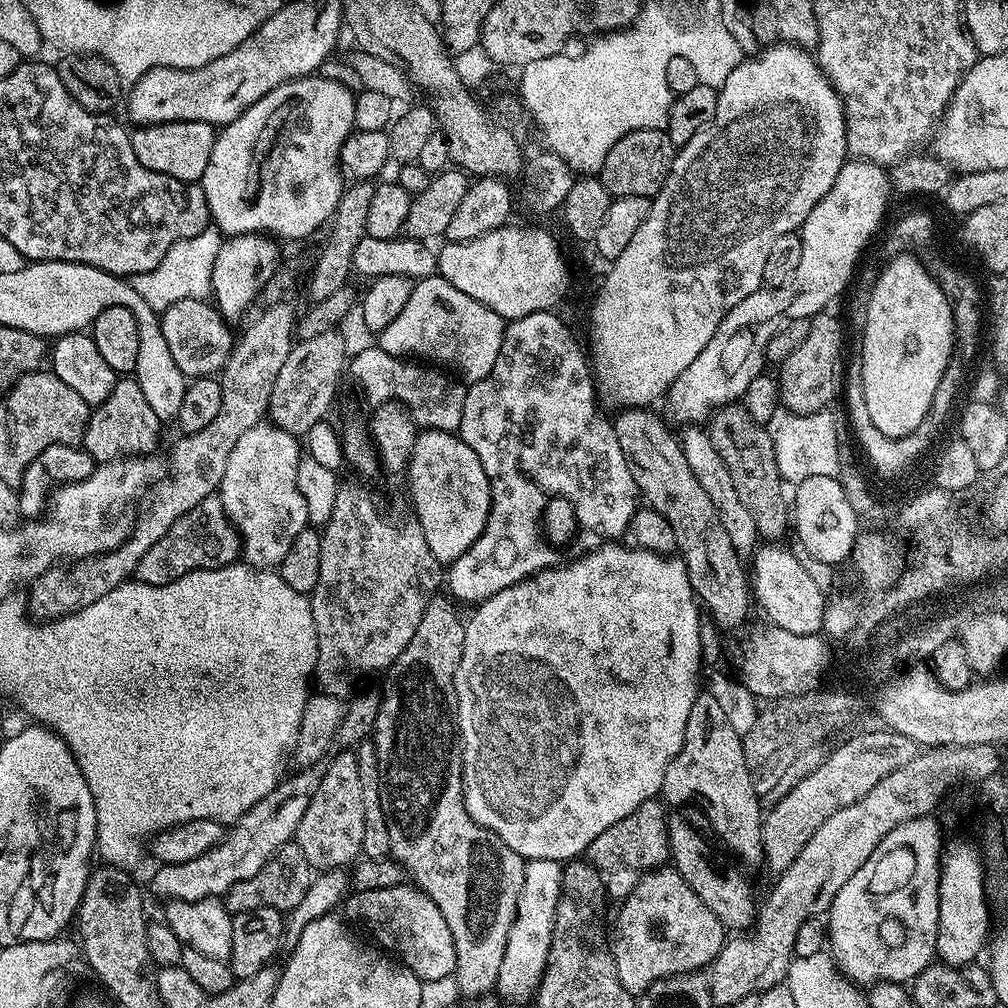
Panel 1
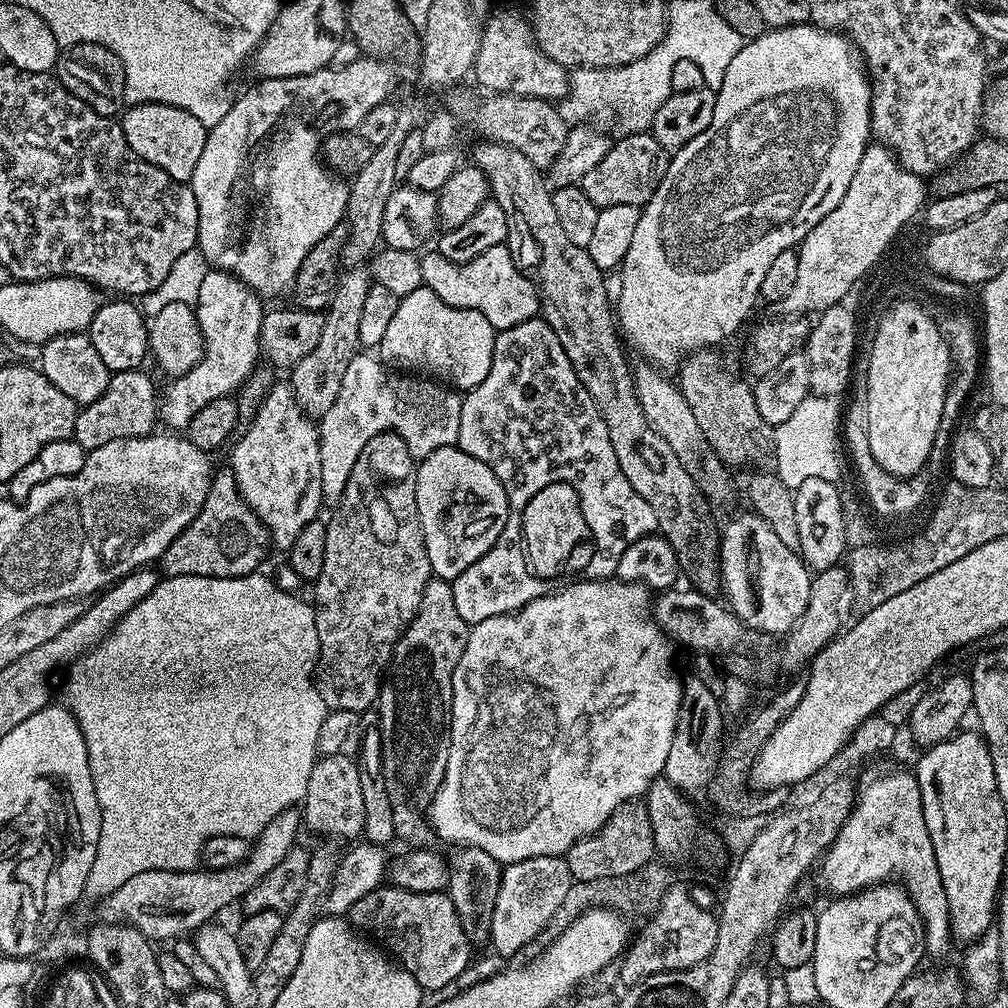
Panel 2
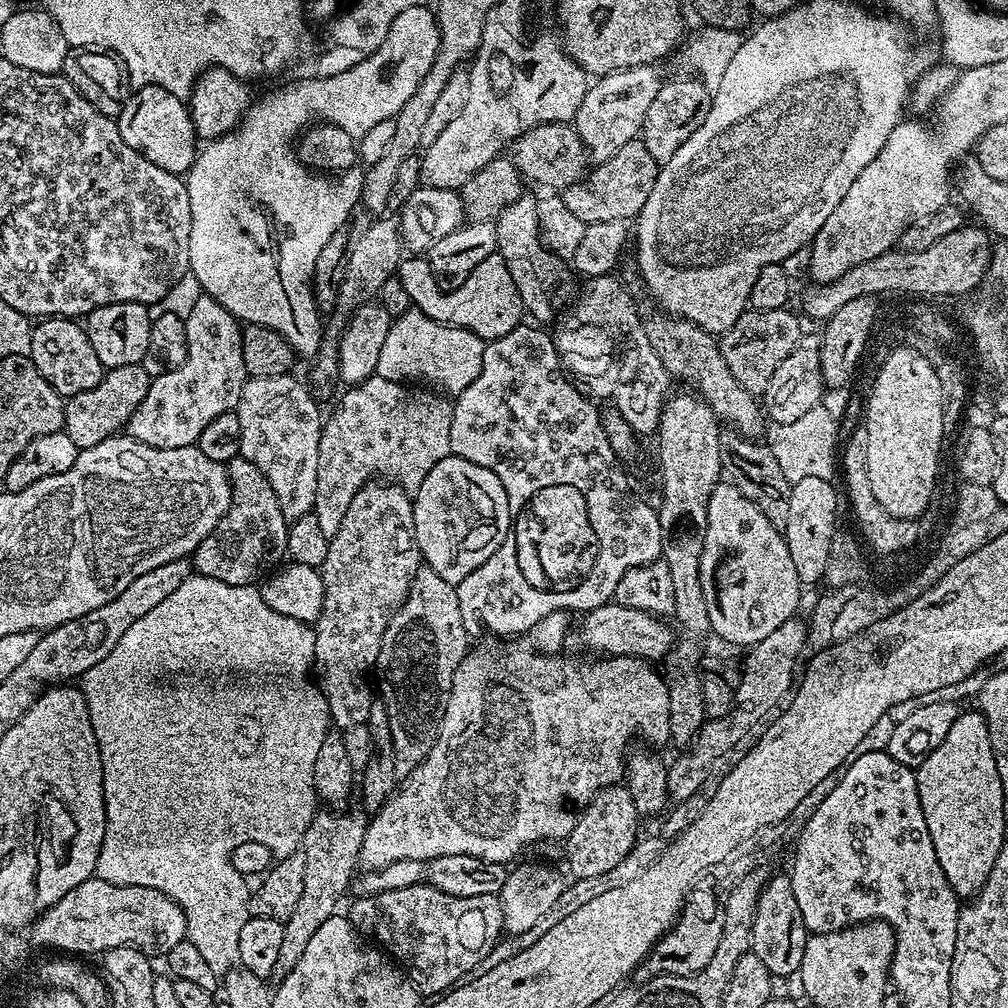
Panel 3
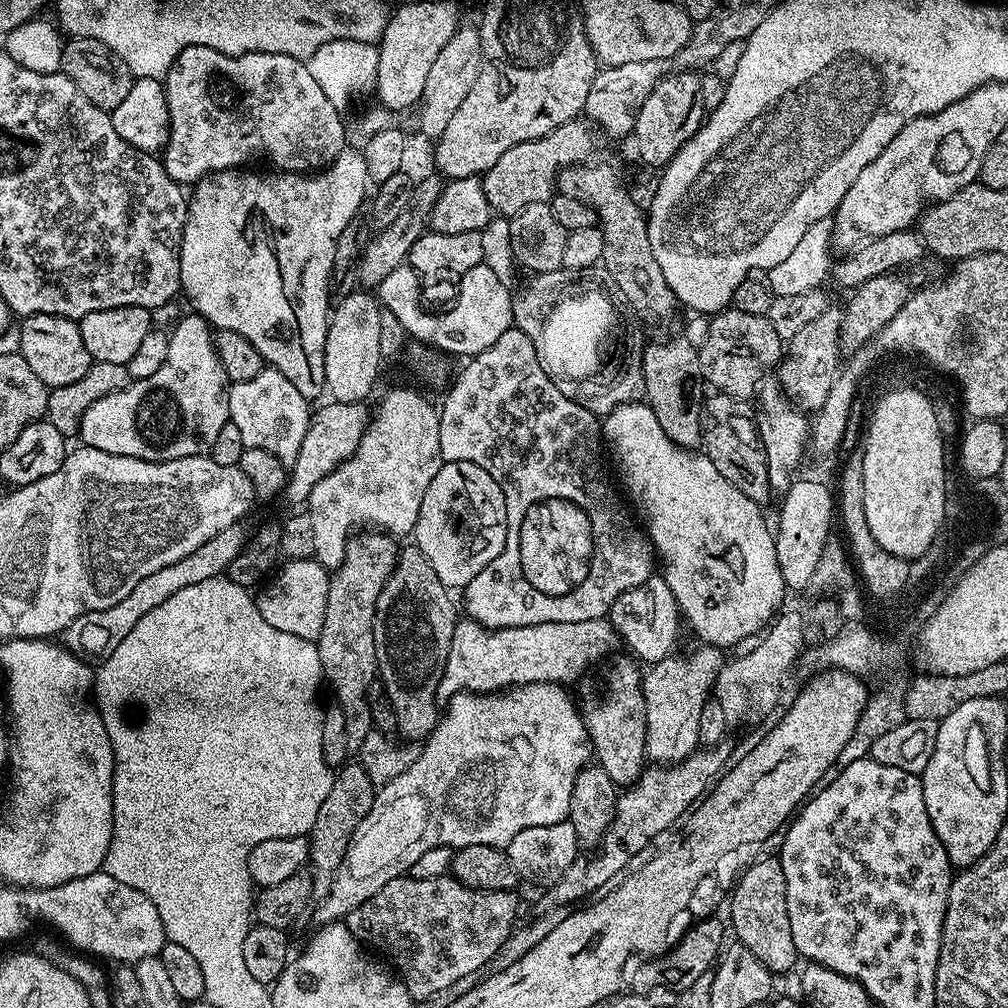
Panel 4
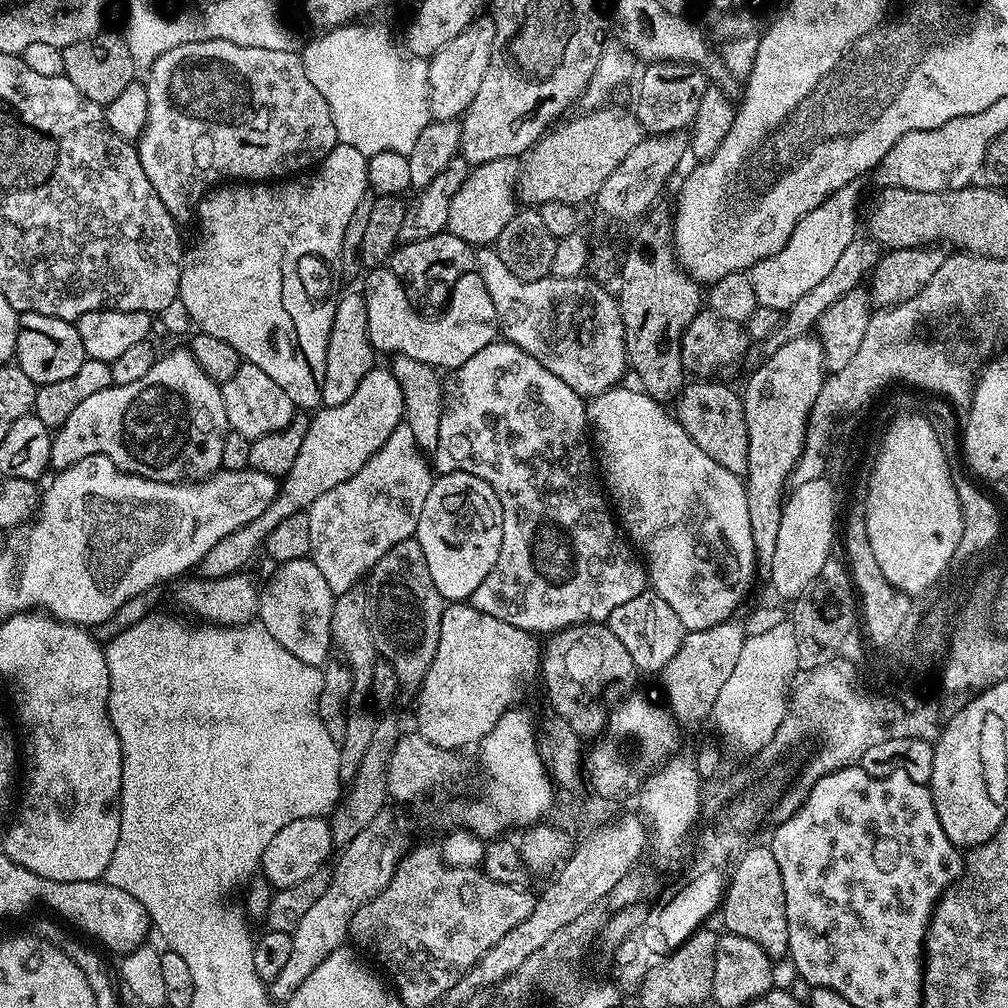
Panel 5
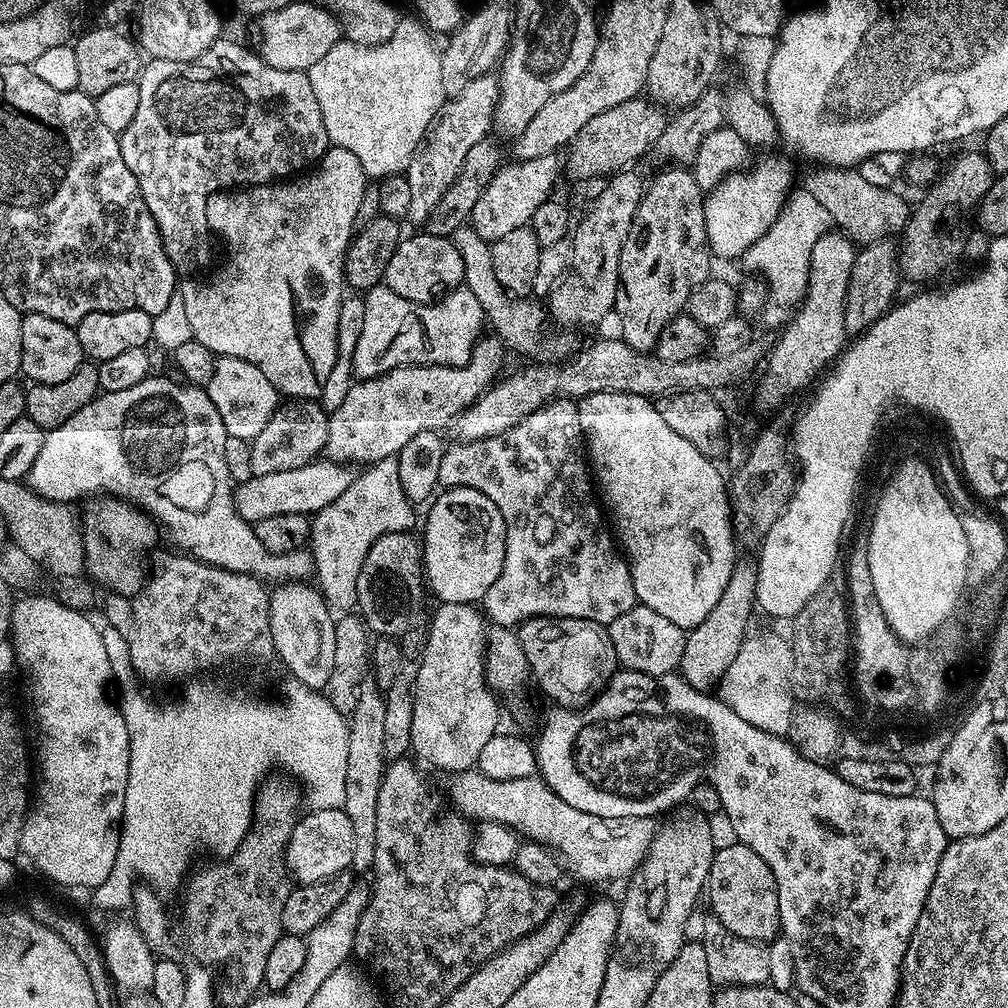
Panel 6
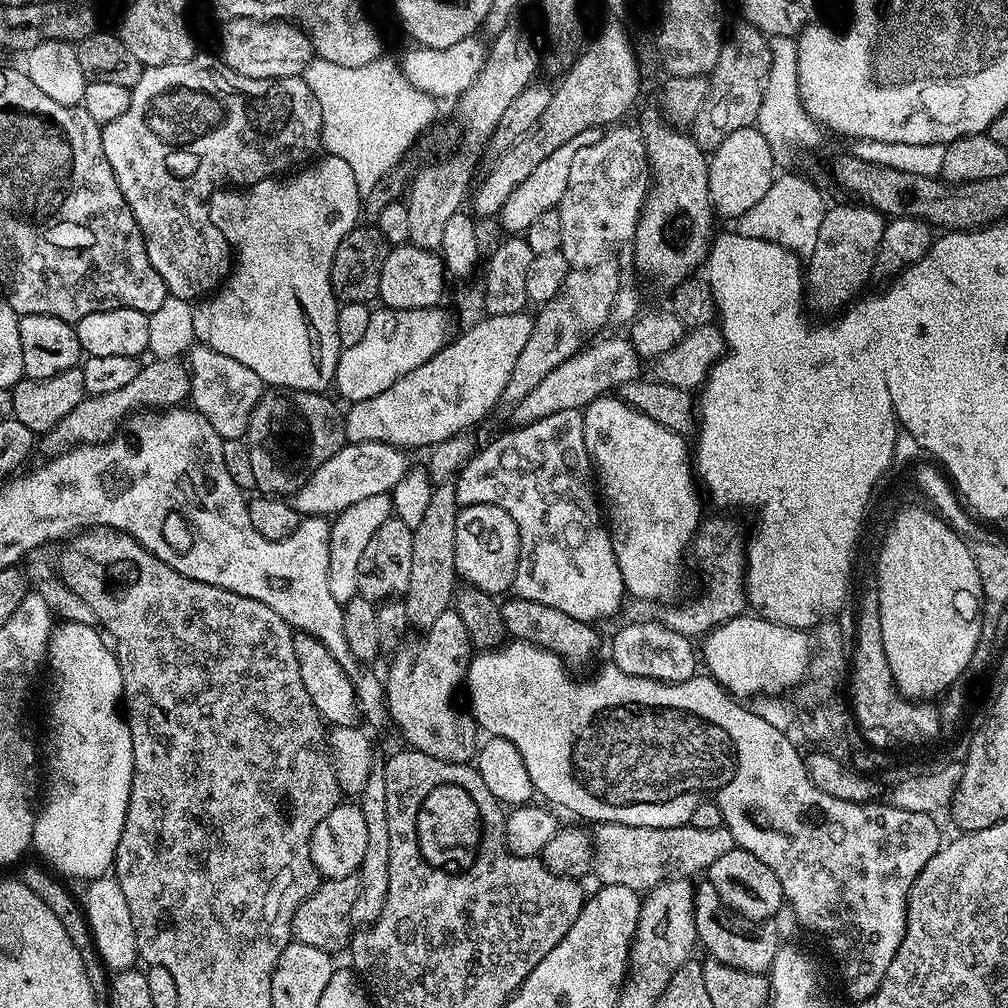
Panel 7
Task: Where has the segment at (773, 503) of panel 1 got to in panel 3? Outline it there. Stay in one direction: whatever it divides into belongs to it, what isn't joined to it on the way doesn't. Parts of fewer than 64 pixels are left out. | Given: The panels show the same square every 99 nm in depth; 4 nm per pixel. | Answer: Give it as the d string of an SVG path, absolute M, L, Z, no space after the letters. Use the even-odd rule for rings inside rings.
M667 314L659 315L652 316L649 320L647 317L643 327L650 345L661 358L662 366L669 375L677 381L680 379L684 386L705 400L717 420L729 429L749 438L763 437L766 416L762 411L761 401L738 386L738 378L730 374L730 366L726 366L726 358L722 358L717 337L689 320L673 318Z

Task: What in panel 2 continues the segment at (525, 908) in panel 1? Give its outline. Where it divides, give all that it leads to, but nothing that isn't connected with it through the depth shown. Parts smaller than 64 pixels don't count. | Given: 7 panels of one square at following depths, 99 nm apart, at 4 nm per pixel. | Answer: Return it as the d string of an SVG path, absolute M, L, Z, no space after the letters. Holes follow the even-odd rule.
M539 855L538 858L523 859L521 862L505 865L500 875L498 899L491 915L490 944L500 955L515 956L535 937L544 932L554 912L564 901L573 883L568 861L565 857Z

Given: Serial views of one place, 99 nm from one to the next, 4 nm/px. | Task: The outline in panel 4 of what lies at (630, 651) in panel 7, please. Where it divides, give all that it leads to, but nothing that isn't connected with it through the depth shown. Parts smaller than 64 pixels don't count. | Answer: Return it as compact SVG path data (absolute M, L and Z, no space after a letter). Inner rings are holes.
M653 574L646 582L618 594L610 613L612 627L640 662L655 662L673 655L676 635L682 626L682 613L663 575Z

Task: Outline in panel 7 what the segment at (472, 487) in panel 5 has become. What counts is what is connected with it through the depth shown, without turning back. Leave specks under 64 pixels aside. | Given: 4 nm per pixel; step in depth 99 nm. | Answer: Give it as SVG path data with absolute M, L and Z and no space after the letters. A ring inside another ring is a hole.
M464 504L457 514L457 529L454 530L454 558L456 559L456 574L461 581L471 587L501 594L512 587L512 579L518 575L518 557L520 554L520 535L516 529L514 518L506 510L493 504Z

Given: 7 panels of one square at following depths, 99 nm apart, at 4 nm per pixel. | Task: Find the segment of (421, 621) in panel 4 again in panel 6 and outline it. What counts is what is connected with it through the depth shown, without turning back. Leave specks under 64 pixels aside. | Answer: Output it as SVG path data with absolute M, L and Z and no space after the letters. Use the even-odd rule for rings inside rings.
M411 531L395 532L378 538L378 542L370 546L358 574L356 608L364 623L380 638L407 637L415 633L415 628L426 620L424 554L421 541L417 537L415 540L412 535Z

